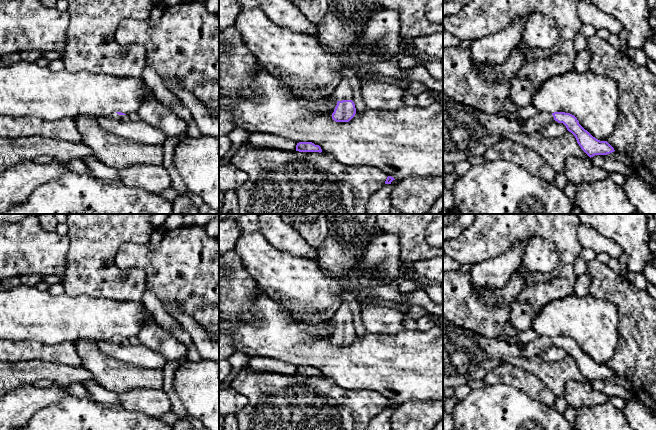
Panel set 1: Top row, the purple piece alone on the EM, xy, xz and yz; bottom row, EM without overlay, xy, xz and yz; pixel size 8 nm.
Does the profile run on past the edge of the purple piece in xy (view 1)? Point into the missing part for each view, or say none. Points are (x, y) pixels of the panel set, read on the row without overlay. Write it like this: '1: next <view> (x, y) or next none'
1: next xy (116, 340)

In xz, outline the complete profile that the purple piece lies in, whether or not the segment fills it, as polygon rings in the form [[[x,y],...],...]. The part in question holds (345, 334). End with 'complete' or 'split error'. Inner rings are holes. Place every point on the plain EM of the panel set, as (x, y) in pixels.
[[[341,304],[340,308],[333,316],[337,329],[332,337],[332,342],[336,346],[349,346],[356,338],[355,328],[352,325],[354,317],[347,304]]]; split error

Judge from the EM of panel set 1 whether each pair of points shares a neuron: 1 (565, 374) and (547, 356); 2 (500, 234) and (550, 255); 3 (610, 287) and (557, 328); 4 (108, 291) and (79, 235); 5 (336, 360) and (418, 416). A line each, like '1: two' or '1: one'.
1: two
2: two
3: two
4: one
5: two

